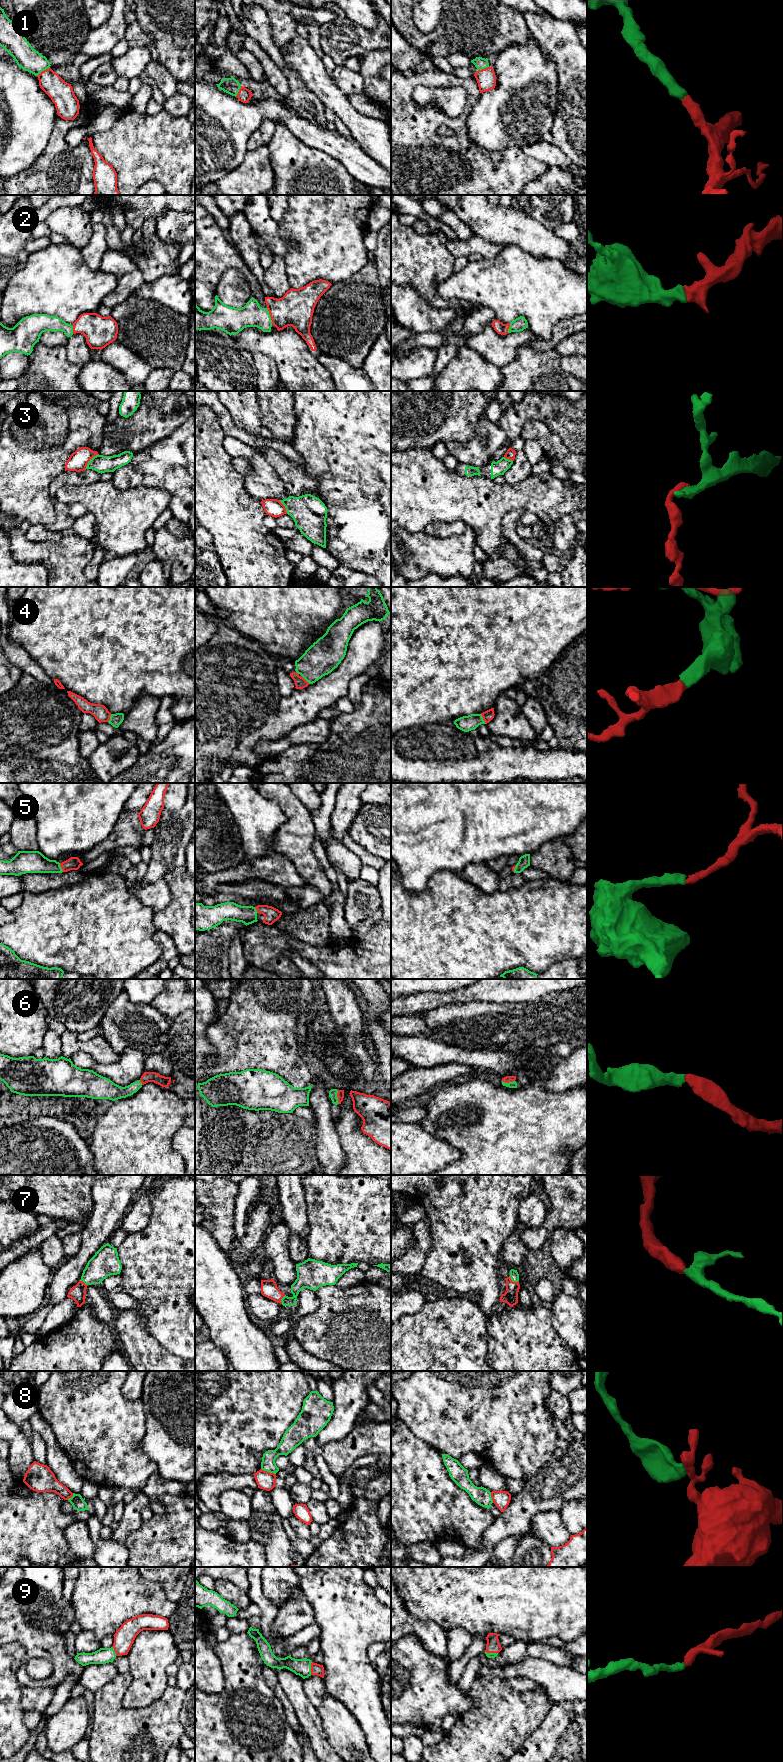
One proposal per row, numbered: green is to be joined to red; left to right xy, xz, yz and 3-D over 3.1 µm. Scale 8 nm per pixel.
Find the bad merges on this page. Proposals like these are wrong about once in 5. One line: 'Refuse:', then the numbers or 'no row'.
Refuse: 3, 8

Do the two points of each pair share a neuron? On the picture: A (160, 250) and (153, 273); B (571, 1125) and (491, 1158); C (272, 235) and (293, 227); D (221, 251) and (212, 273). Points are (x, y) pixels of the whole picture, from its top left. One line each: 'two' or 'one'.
A: one
B: one
C: two
D: one

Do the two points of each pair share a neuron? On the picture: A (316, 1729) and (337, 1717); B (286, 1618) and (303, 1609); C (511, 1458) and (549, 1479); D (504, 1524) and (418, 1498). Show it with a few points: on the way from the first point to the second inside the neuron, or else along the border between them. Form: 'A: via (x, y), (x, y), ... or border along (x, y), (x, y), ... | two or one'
A: border along (317, 1708), (323, 1730), (331, 1747) | two
B: via (290, 1618), (299, 1611) | one
C: border along (552, 1454), (528, 1478) | two
D: border along (495, 1518), (485, 1530), (482, 1542) | two

